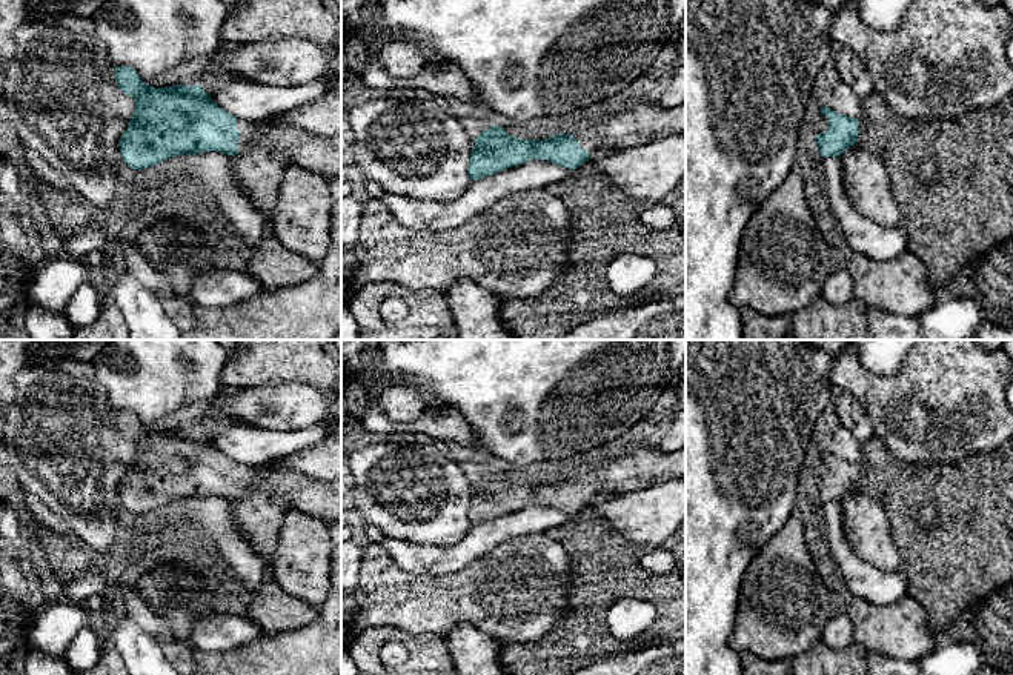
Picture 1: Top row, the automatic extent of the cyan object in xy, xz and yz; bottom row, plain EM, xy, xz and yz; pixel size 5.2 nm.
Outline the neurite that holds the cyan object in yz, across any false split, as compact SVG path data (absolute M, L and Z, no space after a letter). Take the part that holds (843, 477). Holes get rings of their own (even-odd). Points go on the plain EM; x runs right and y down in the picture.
M825 449L821 452L818 477L815 484L821 501L841 501L856 487L859 466L853 461L838 458Z

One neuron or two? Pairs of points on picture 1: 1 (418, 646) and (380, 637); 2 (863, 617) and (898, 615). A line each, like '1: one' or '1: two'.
1: one
2: one

